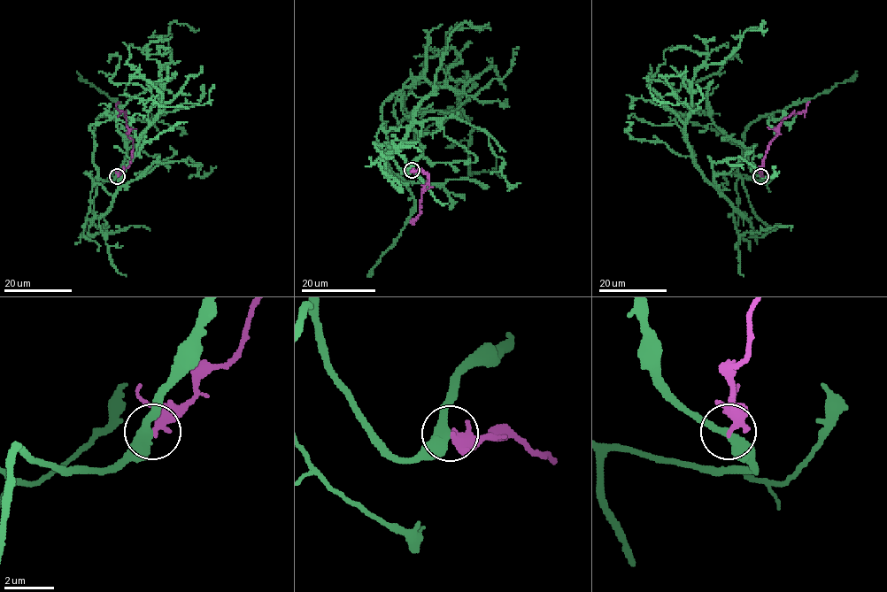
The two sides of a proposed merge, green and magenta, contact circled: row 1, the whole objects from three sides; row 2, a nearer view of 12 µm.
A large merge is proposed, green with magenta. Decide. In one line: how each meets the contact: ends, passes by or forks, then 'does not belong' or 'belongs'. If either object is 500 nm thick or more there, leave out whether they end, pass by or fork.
green passes by | magenta passes by | does not belong

